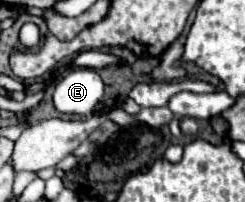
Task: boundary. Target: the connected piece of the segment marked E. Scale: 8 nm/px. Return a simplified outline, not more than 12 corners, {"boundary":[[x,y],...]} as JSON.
{"boundary":[[72,68],[54,84],[54,106],[90,114],[104,94],[92,68]]}

